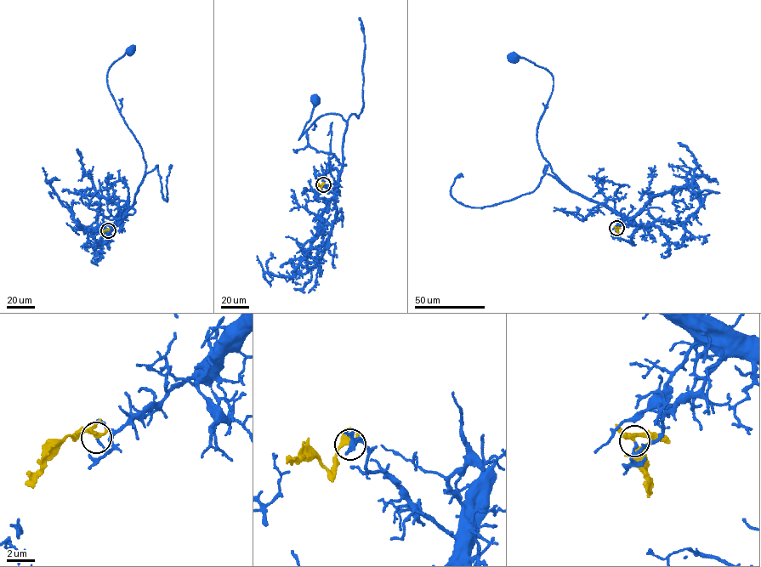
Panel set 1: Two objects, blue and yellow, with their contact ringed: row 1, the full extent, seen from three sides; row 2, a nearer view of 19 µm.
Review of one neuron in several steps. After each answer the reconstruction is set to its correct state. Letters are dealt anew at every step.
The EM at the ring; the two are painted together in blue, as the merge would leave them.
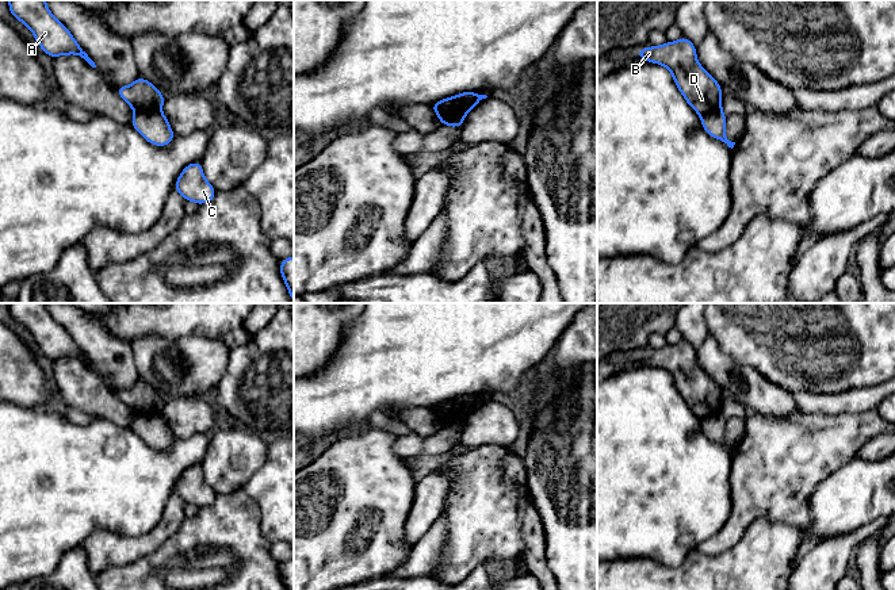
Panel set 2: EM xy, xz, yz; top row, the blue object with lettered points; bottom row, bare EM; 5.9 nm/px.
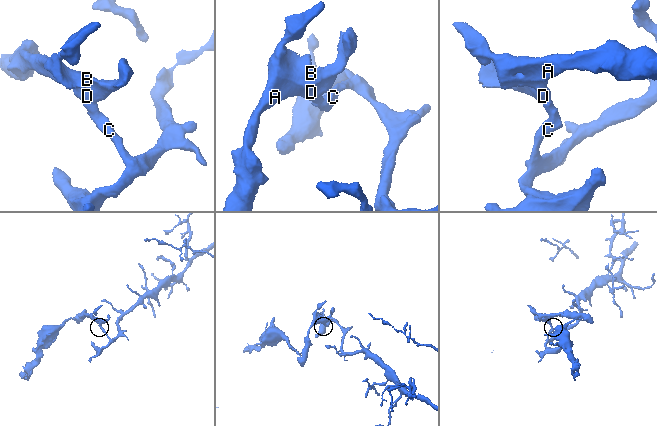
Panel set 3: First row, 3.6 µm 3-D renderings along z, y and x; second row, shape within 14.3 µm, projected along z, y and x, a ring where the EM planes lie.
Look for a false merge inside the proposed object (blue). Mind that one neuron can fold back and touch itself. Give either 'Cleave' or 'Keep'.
Cleave

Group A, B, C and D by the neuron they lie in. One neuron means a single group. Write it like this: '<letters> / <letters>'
A B D / C

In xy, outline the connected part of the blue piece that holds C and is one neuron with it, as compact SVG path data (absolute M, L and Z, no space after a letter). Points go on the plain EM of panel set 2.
M200 464L187 468L175 486L177 494L184 503L191 503L196 507L204 507L214 502L217 494L203 479Z

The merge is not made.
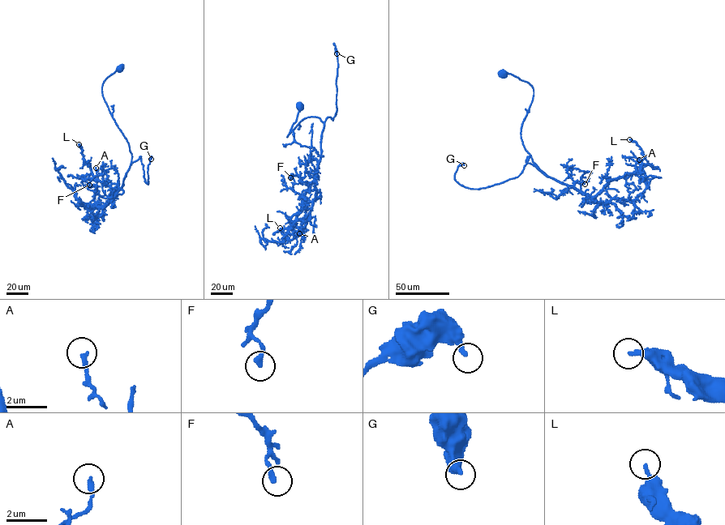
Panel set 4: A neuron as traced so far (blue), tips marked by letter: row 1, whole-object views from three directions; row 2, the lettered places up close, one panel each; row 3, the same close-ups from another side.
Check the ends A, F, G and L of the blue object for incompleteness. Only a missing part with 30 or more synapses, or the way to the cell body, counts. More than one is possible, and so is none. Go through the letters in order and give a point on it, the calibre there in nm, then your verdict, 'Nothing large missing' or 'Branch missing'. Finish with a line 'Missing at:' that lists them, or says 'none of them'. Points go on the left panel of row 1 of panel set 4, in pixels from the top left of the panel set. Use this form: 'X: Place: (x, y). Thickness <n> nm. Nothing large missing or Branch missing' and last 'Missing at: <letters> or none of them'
A: Place: (96, 168). Thickness 240 nm. Nothing large missing
F: Place: (89, 185). Thickness 240 nm. Nothing large missing
G: Place: (151, 159). Thickness 200 nm. Nothing large missing
L: Place: (79, 144). Thickness 280 nm. Nothing large missing
Missing at: none of them

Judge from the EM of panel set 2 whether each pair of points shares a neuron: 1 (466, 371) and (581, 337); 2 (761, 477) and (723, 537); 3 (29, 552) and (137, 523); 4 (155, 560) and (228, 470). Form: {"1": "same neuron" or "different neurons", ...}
{"1": "different neurons", "2": "same neuron", "3": "same neuron", "4": "different neurons"}

